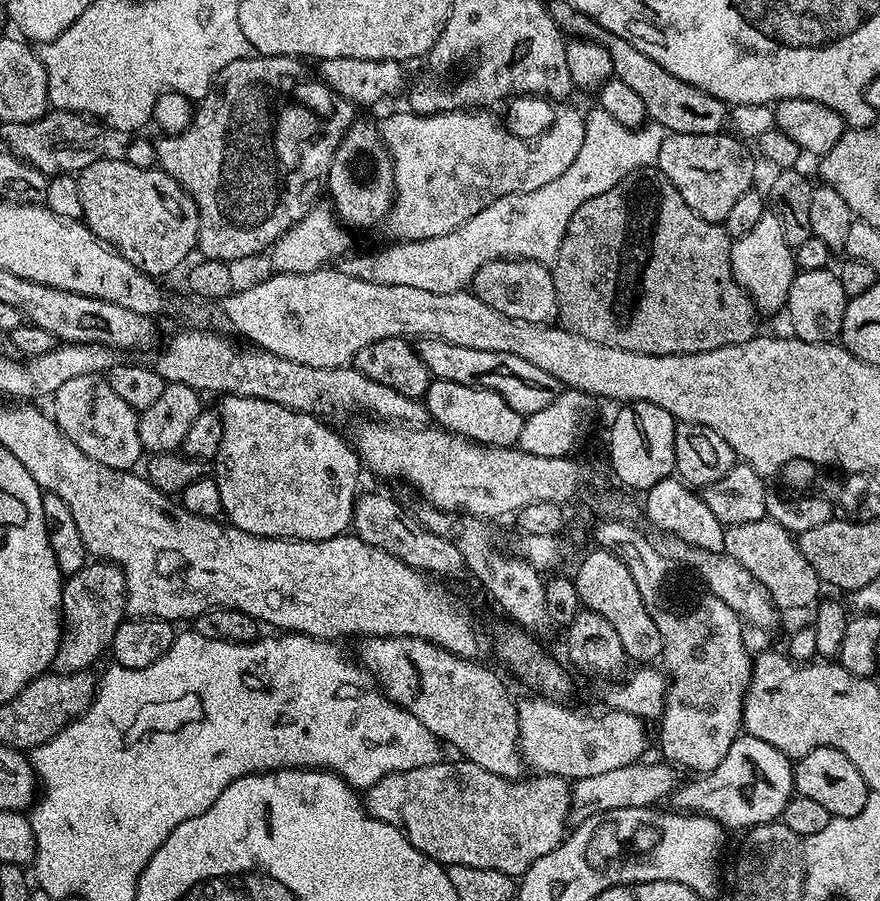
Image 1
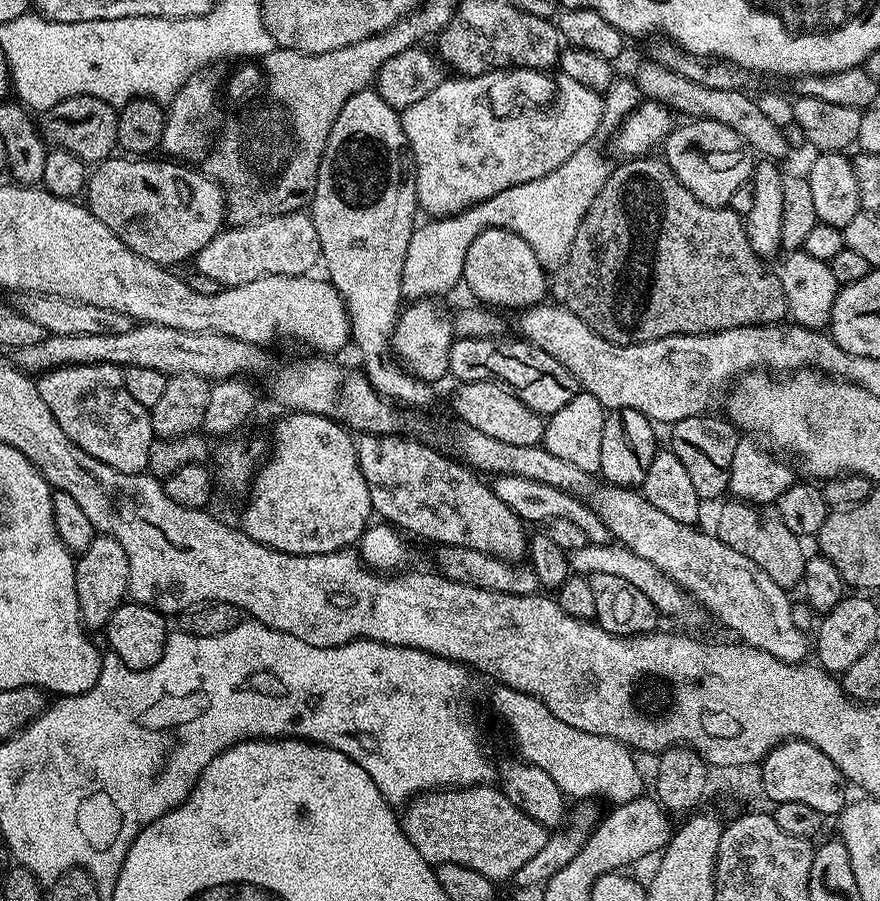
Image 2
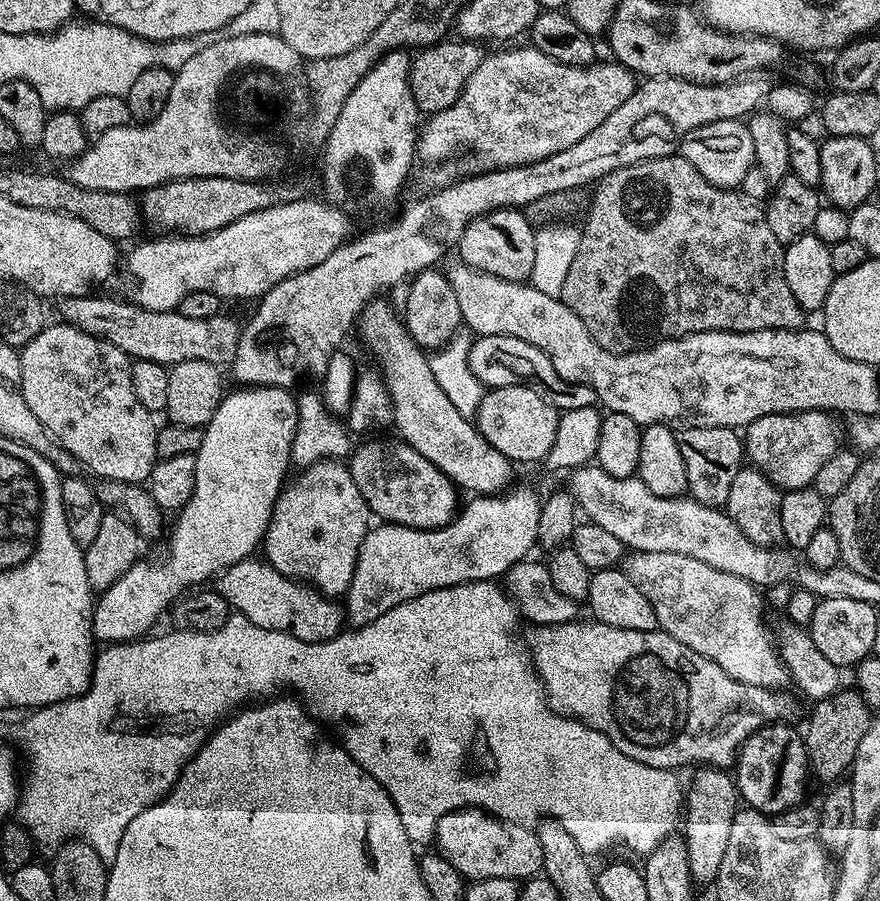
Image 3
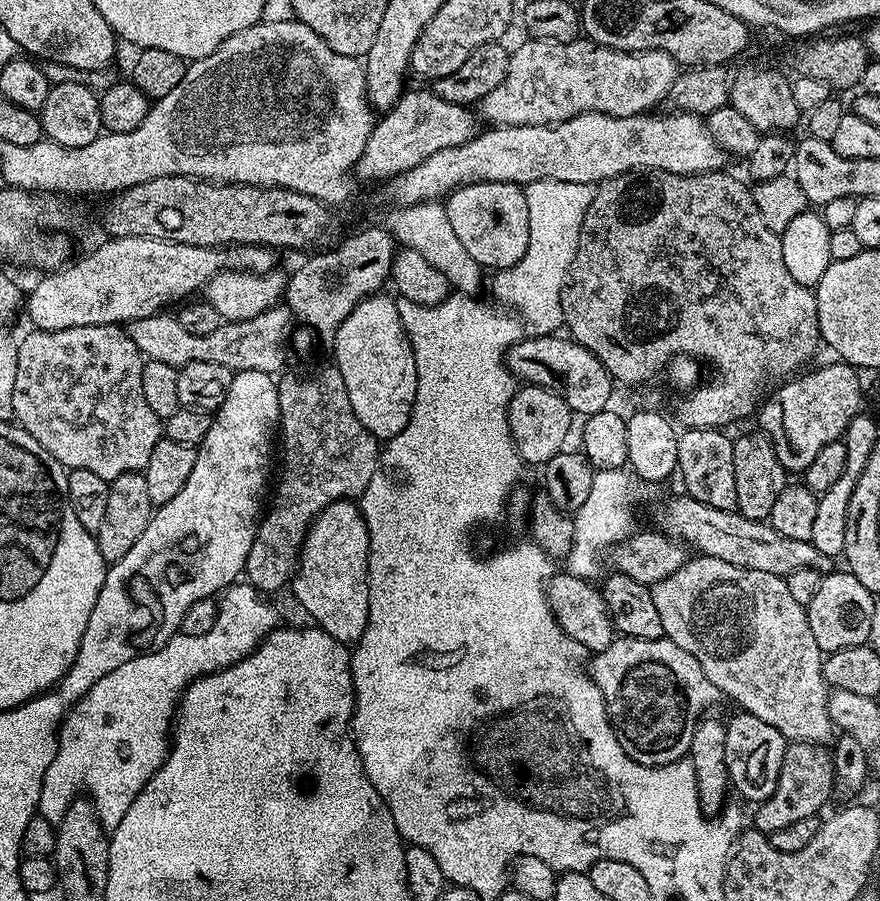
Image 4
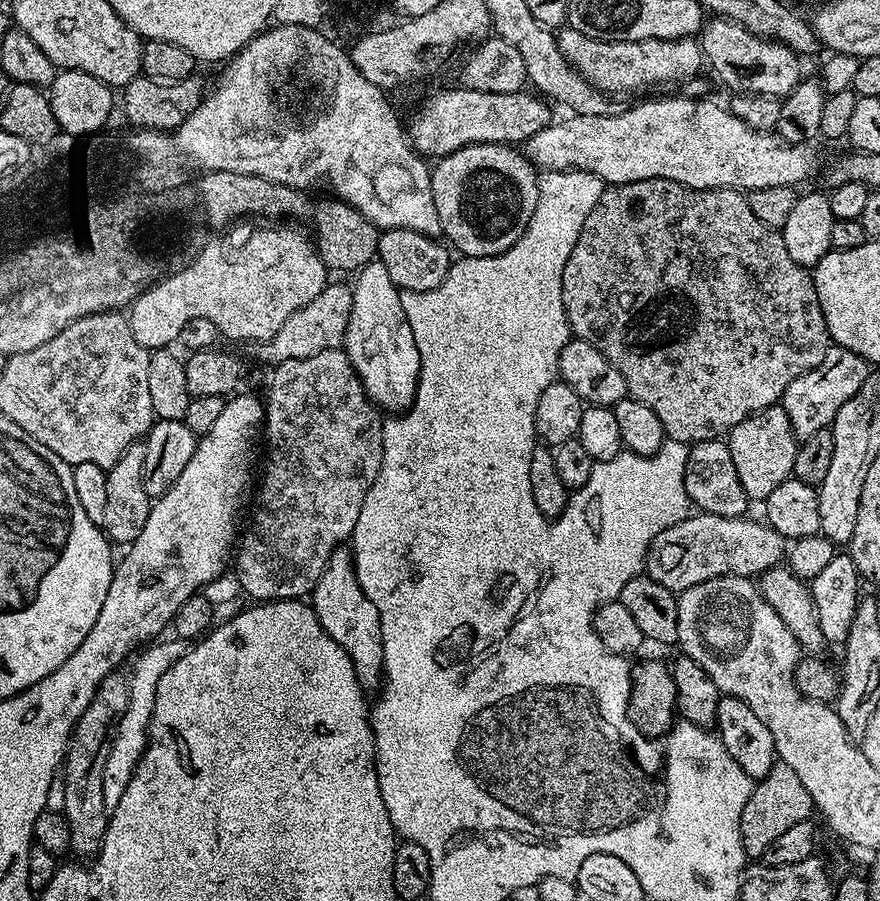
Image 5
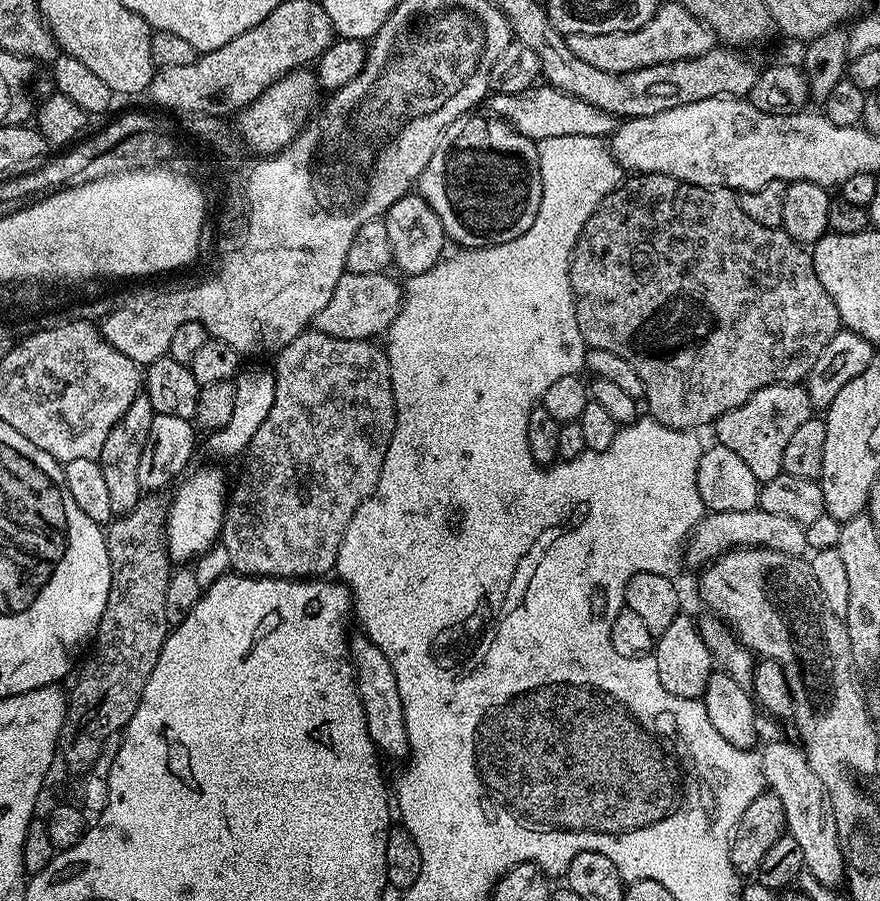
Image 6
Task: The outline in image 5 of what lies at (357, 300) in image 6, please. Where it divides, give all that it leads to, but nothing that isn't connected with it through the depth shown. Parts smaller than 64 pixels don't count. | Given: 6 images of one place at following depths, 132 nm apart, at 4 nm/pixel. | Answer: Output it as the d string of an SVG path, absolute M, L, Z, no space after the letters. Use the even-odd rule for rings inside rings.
M325 284L322 294L314 298L314 302L306 302L274 334L269 340L257 343L256 356L260 360L269 360L269 365L275 366L284 360L308 358L310 354L318 354L327 348L343 348L347 322L350 319L352 288L348 284Z

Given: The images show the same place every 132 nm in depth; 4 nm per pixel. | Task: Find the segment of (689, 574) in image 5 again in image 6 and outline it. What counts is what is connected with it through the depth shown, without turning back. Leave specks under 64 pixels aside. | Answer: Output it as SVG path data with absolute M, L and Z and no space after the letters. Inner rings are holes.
M757 506L741 512L708 512L701 516L686 541L686 564L695 570L703 569L732 548L769 548L801 558L810 552L804 525L782 514L766 514Z

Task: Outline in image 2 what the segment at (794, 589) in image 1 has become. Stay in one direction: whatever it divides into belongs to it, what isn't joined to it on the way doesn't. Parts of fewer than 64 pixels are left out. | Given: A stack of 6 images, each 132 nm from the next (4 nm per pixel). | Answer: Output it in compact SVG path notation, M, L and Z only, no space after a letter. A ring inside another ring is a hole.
M729 499L729 504L719 505L720 513L716 516L716 528L714 534L730 550L738 550L738 554L750 558L758 570L766 570L778 586L785 590L792 590L792 587L799 585L804 578L804 561L806 551L802 545L801 537L790 534L786 527L786 522L778 514L775 506L765 506L763 504L750 504L747 500Z

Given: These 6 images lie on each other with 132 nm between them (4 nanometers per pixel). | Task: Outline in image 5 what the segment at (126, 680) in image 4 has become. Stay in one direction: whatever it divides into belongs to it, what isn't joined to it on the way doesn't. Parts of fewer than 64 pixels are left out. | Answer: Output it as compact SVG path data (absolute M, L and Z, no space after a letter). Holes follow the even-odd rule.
M175 638L167 639L149 643L131 661L131 664L133 663L132 676L127 677L130 702L126 706L126 714L122 714L122 722L116 727L116 737L112 740L110 758L106 758L106 770L104 771L104 797L109 810L118 806L118 798L122 798L122 794L138 766L140 755L144 753L144 747L148 745L148 727L154 710L158 682L162 678L162 674L166 674L166 670L170 670L170 666L174 666L174 662L178 662L178 658L182 658L182 654L186 650L185 641Z

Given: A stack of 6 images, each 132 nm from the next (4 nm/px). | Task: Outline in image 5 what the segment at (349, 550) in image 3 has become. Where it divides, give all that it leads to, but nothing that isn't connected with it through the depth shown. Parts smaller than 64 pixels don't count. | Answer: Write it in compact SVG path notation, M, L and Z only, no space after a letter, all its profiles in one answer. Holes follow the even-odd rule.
M341 546L332 552L332 557L322 570L322 578L318 578L318 582L312 587L310 603L316 611L322 630L326 630L326 634L330 634L330 638L334 638L334 642L338 642L342 650L346 650L350 662L354 662L354 674L365 693L375 693L384 683L382 622L378 606L370 602L358 582L352 554L347 547Z

